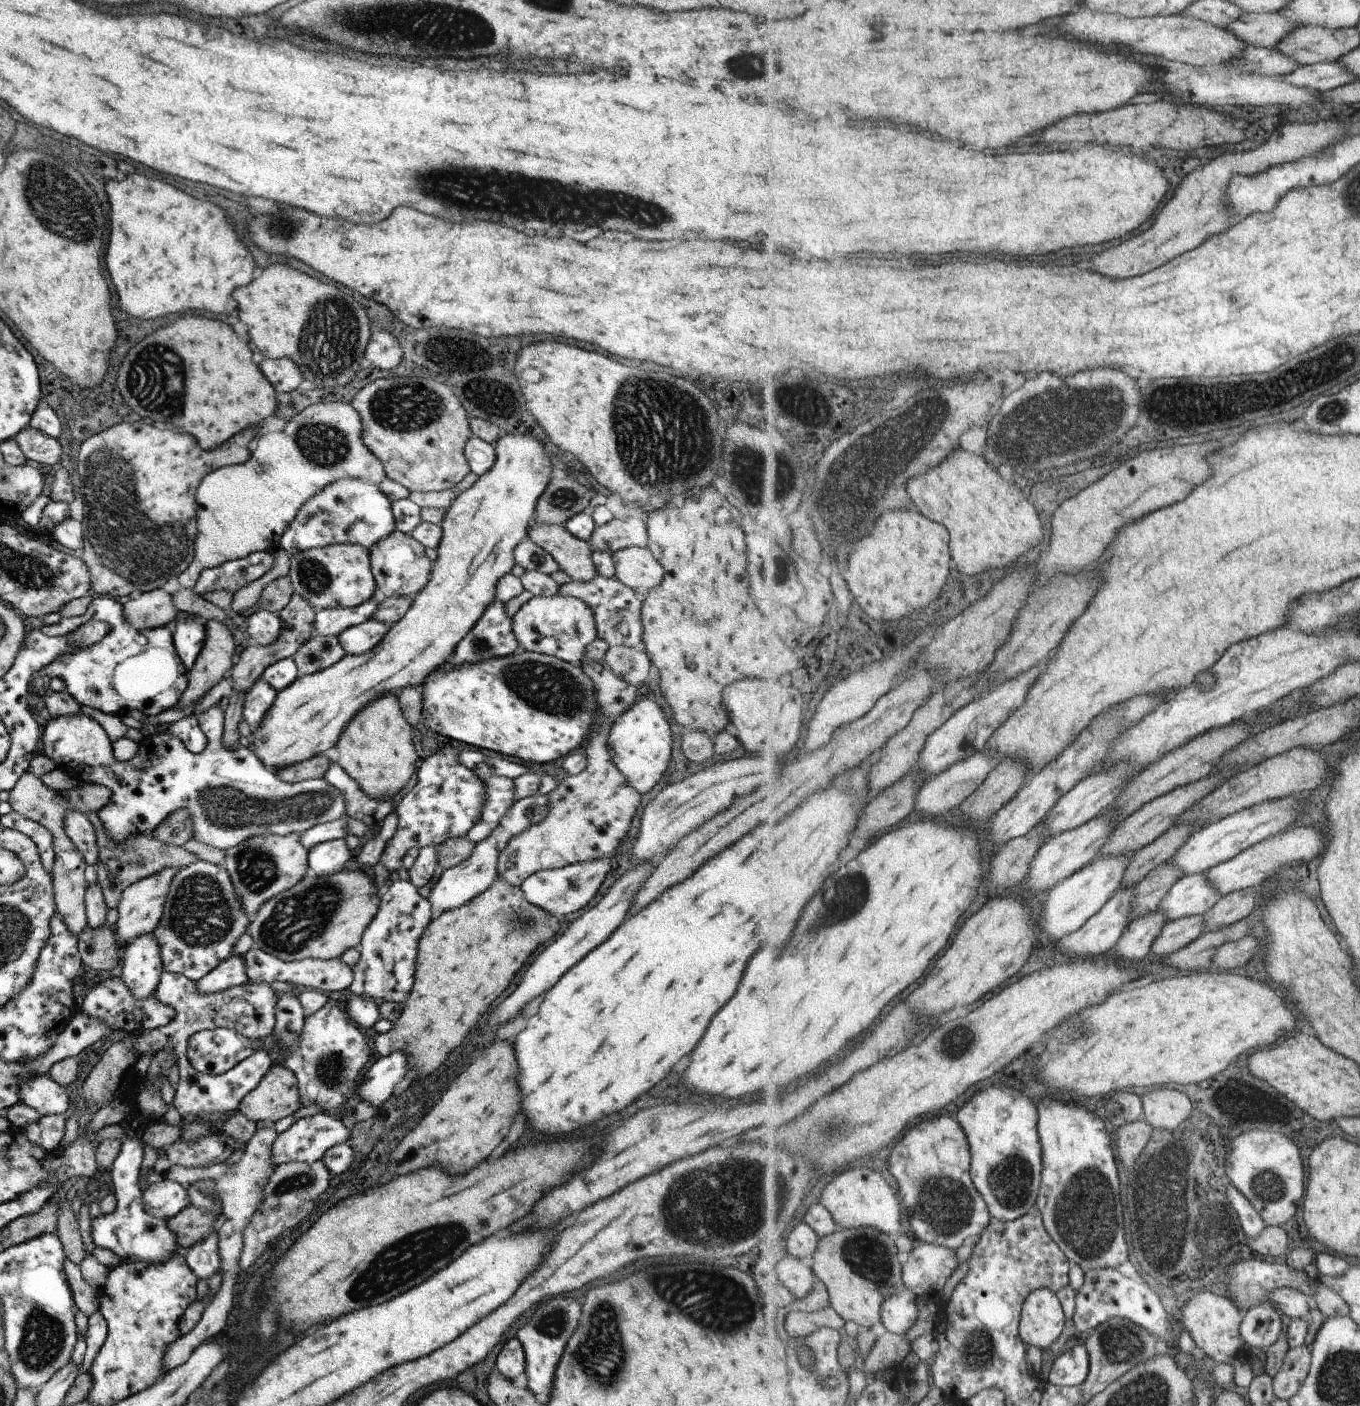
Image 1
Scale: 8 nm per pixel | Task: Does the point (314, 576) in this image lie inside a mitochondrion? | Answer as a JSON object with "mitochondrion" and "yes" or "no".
{"mitochondrion":"yes"}

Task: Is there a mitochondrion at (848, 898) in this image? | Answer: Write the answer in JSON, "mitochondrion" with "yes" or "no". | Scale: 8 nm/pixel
{"mitochondrion":"yes"}

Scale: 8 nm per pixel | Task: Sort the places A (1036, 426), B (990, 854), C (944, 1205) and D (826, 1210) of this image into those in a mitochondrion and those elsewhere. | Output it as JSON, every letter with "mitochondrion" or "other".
{"A":"mitochondrion","B":"other","C":"mitochondrion","D":"other"}

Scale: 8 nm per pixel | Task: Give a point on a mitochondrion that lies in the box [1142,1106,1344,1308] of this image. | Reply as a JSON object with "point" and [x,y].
{"point":[1269,1186]}

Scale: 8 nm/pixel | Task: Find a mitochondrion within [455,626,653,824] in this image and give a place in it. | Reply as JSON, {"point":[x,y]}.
{"point":[542,686]}

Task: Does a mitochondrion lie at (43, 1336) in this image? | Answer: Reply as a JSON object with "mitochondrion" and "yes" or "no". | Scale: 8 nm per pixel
{"mitochondrion":"yes"}

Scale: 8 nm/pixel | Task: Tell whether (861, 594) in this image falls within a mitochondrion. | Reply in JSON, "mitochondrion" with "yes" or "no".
{"mitochondrion":"no"}

